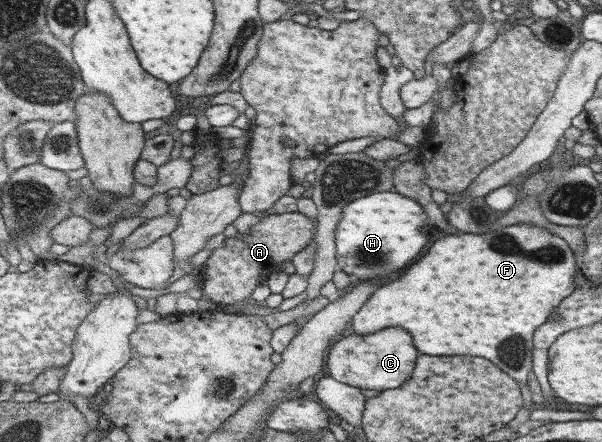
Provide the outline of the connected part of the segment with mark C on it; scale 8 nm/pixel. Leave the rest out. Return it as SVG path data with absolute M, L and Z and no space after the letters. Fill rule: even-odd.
M383 328L372 334L356 334L341 337L327 357L328 377L358 389L384 390L401 387L415 369L419 354L412 346L412 338L402 328Z

